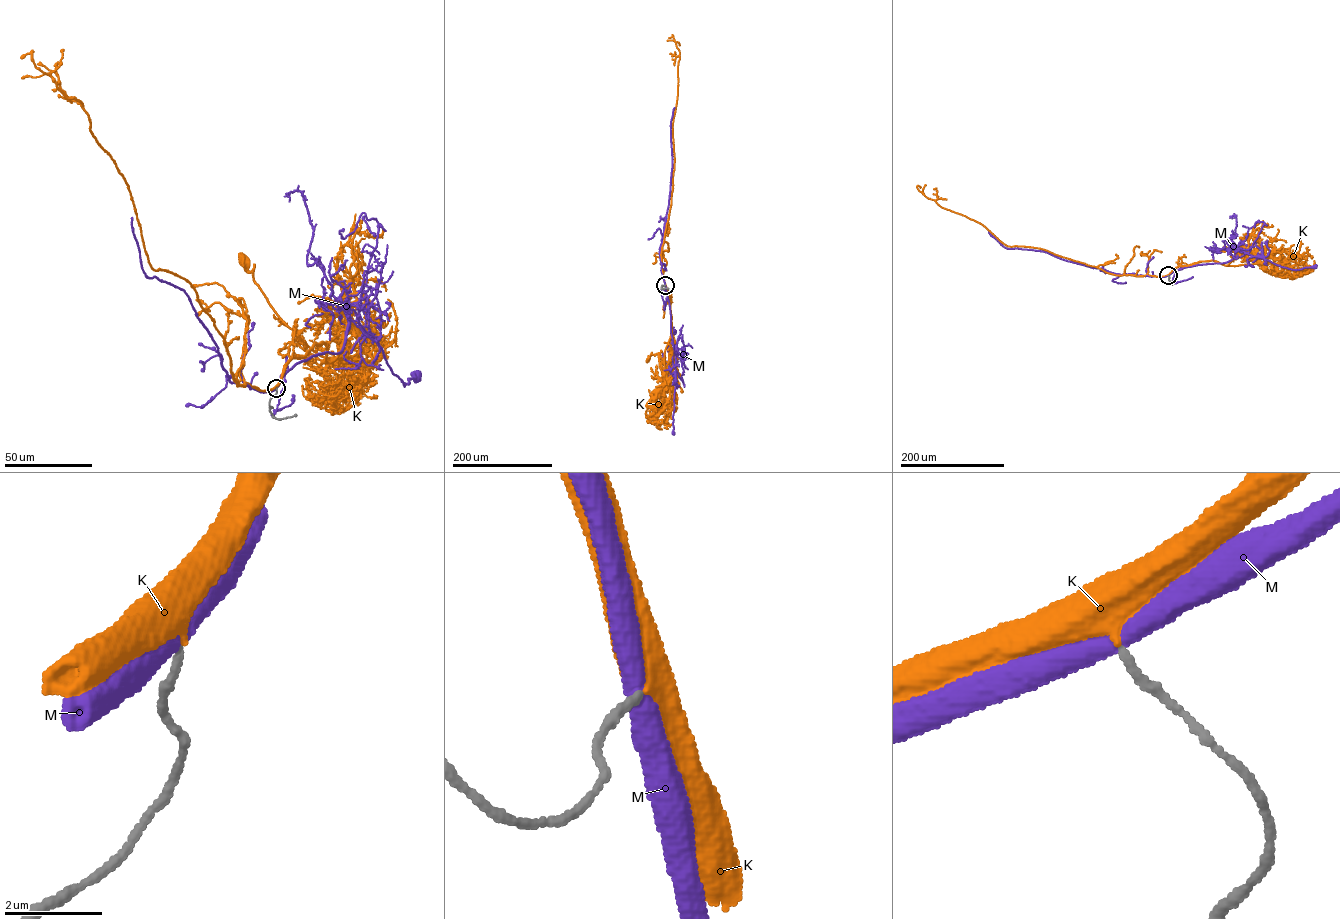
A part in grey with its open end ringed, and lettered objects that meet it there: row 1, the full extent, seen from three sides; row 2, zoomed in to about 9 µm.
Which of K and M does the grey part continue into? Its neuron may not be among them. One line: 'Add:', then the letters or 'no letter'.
Add: K

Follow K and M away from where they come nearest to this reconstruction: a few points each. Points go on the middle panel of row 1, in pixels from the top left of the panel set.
K: (665, 285), (671, 324), (664, 352), (665, 375), (657, 353), (651, 353), (648, 359)
M: (665, 285), (676, 359), (673, 433)

